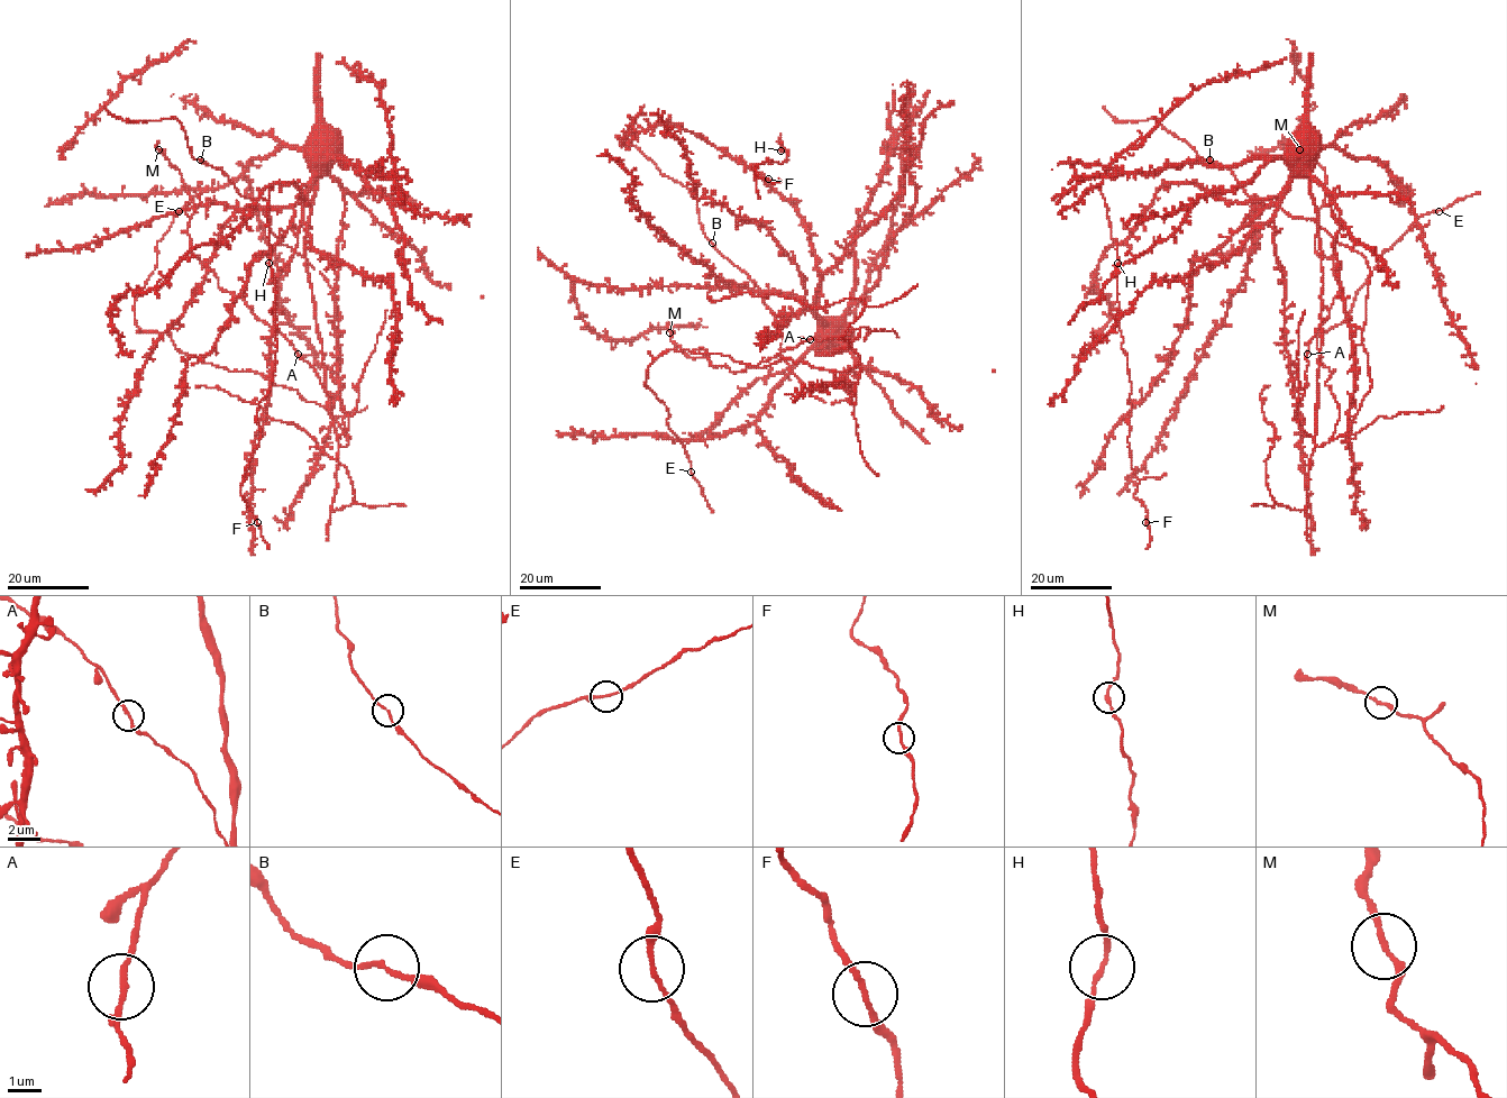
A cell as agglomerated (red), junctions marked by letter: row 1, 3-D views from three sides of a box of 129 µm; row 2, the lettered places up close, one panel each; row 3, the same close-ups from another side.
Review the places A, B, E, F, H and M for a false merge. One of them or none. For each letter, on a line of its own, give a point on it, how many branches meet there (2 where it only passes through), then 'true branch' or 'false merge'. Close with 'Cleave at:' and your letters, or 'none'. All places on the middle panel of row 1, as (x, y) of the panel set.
A: (810, 339) | 2 | true branch
B: (712, 243) | 2 | true branch
E: (691, 472) | 2 | true branch
F: (768, 179) | 2 | true branch
H: (781, 151) | 2 | true branch
M: (669, 332) | 2 | true branch
Cleave at: none

